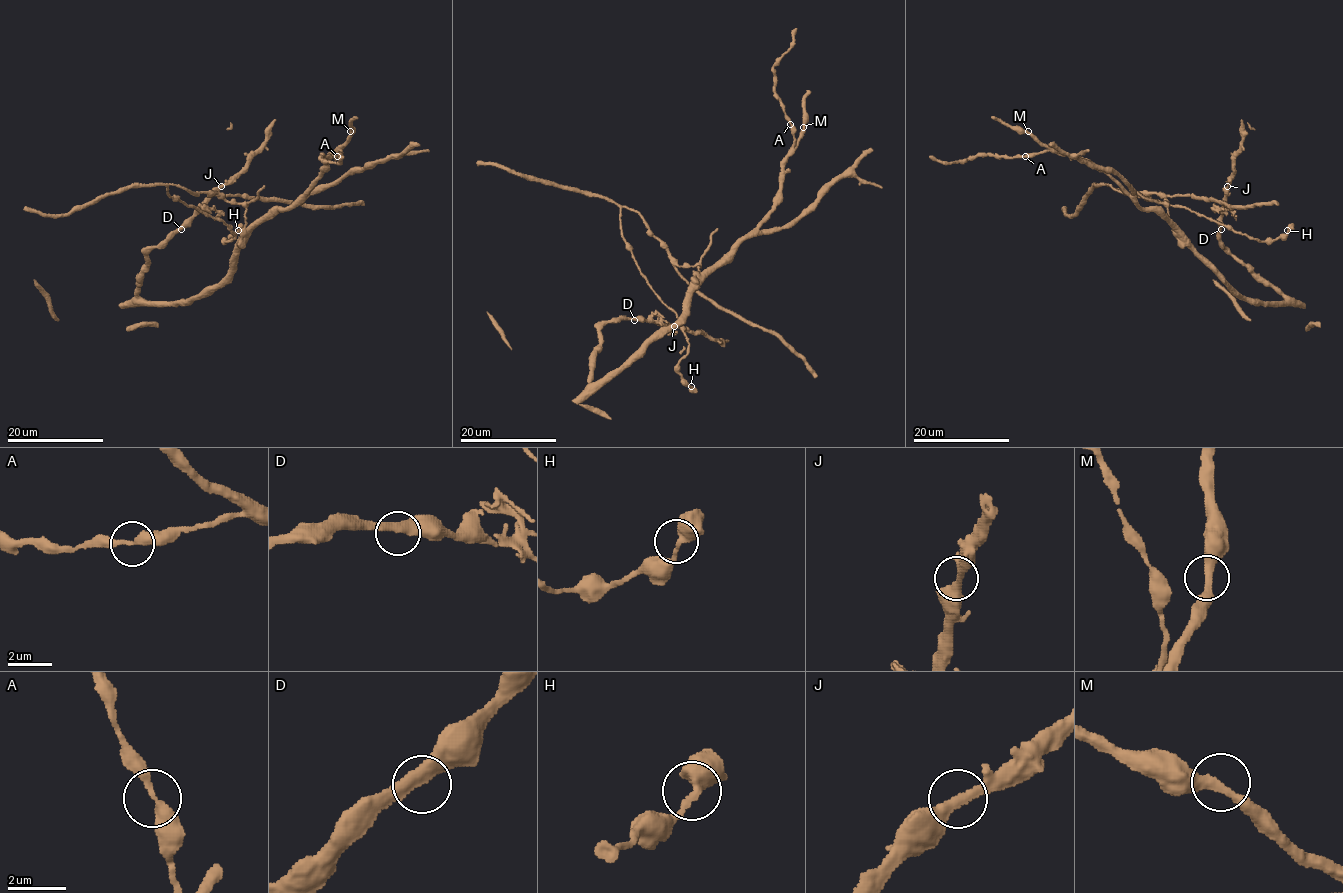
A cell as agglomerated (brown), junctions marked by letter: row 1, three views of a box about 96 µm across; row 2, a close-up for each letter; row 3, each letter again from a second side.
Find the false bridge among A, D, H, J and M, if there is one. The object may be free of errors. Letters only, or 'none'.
none

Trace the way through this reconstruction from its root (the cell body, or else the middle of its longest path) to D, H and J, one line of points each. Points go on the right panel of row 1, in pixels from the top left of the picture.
D: (1199, 255), (1239, 294), (1263, 302), (1284, 301), (1281, 294), (1261, 281), (1223, 247), (1220, 240), (1221, 229)
H: (1199, 255), (1173, 226), (1163, 197), (1122, 193), (1107, 185), (1185, 206), (1261, 241), (1283, 238), (1287, 230)
J: (1199, 255), (1239, 294), (1263, 302), (1284, 301), (1281, 294), (1237, 261), (1220, 240), (1221, 206), (1227, 186)

